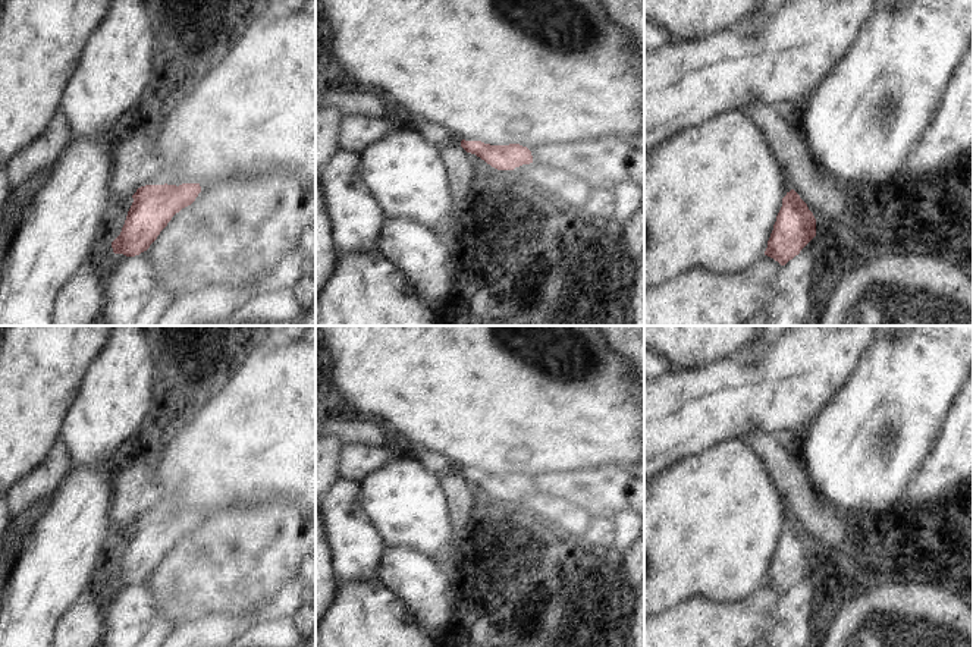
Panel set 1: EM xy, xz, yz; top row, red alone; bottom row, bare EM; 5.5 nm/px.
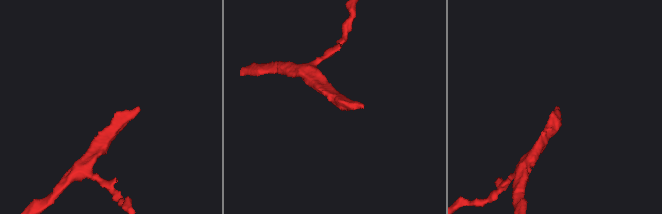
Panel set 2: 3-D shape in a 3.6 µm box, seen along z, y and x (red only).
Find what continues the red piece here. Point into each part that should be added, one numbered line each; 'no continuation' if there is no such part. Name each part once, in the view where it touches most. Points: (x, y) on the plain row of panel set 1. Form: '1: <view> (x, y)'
no continuation

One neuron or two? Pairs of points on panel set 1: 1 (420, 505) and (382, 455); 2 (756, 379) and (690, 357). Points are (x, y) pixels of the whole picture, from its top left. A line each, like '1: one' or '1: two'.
1: two
2: two

